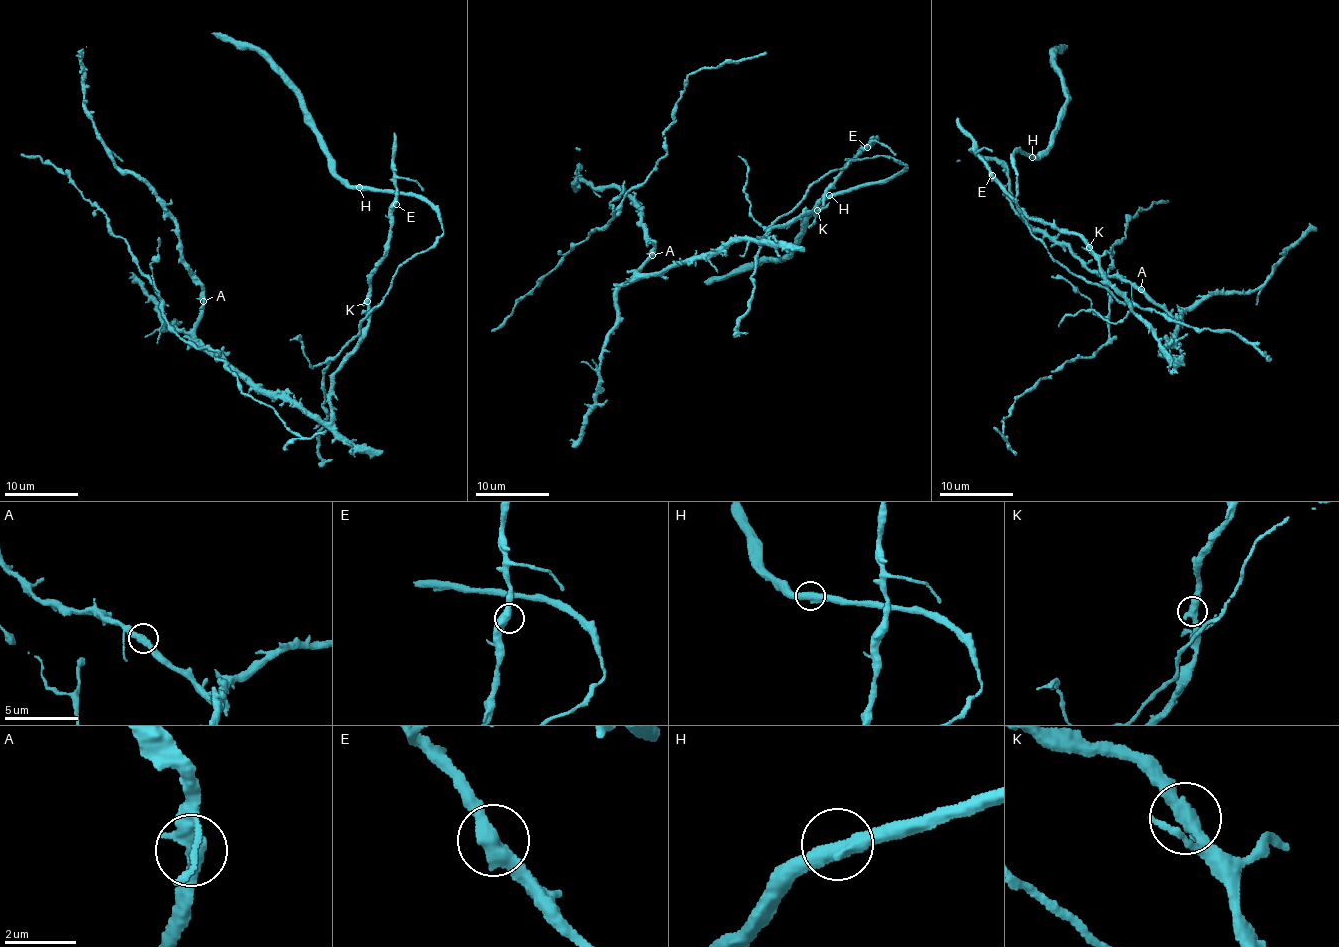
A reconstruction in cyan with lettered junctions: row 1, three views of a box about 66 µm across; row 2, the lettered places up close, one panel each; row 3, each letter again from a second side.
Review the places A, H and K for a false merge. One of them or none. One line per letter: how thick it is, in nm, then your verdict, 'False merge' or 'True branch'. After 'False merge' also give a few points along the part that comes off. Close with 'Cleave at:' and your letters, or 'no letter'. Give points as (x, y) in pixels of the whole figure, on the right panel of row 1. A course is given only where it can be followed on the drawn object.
A: Thickness 440 nm. True branch
H: Thickness 440 nm. True branch
K: Thickness 440 nm. True branch
Cleave at: no letter

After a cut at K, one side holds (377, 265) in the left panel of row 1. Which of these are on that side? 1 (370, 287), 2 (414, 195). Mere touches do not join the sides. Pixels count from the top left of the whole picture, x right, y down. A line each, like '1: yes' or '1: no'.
1: yes
2: no

